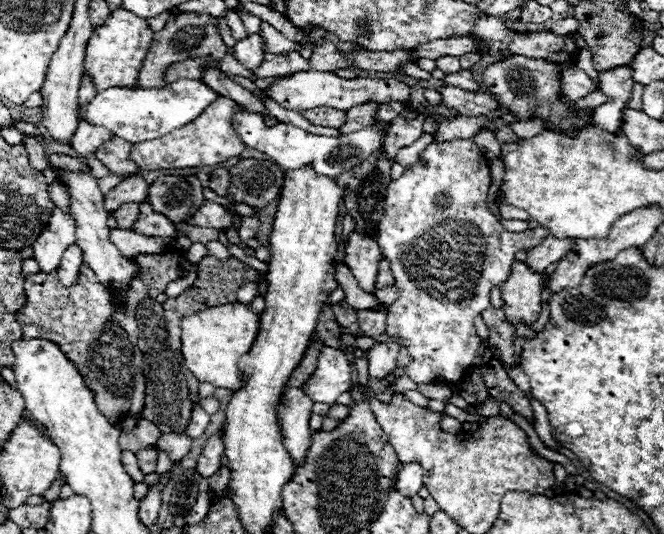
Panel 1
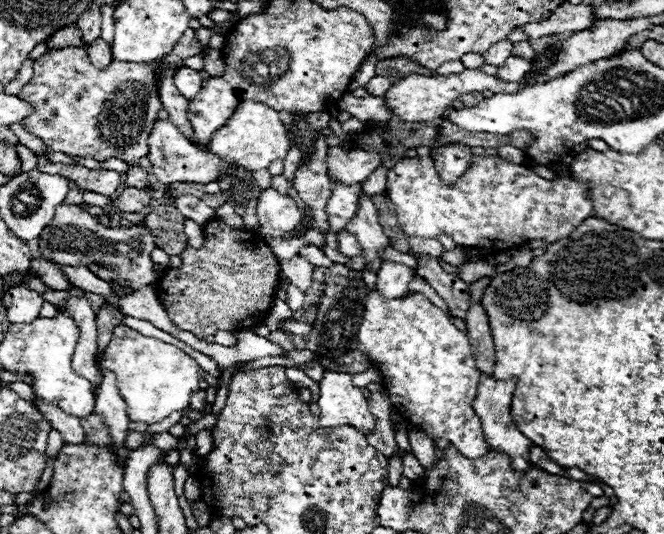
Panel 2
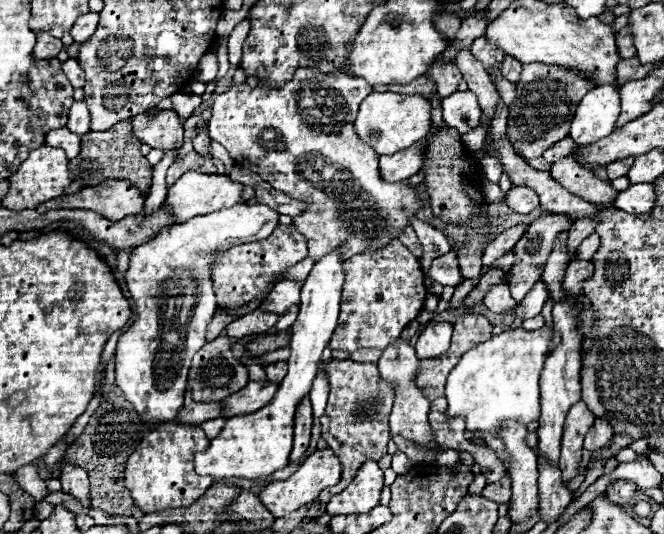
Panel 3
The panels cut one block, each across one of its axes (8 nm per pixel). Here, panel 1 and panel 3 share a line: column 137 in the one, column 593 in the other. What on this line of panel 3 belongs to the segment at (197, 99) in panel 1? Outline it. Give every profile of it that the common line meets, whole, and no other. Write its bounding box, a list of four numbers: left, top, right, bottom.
[568,86,620,146]

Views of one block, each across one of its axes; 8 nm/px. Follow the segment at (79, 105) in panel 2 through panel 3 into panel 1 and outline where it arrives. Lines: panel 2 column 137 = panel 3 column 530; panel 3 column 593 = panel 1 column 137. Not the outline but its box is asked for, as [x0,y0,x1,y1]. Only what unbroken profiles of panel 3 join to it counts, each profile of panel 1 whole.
[132,12,228,88]

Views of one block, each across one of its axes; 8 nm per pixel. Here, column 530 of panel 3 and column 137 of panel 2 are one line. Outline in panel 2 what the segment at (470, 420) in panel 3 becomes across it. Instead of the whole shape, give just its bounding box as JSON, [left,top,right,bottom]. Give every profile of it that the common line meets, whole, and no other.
[104,326,204,424]

